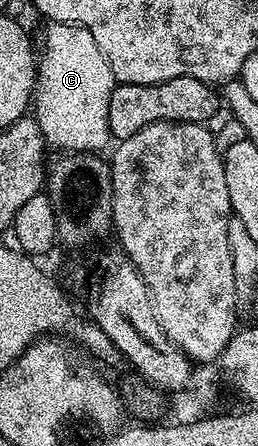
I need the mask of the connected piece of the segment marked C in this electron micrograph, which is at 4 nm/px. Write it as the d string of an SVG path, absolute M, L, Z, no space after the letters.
M54 22L46 25L47 33L43 36L43 53L37 56L37 79L33 93L33 115L41 126L44 141L51 144L55 150L64 153L90 152L98 153L99 148L112 139L109 130L109 98L116 86L115 75L107 59L101 54L93 34L79 24L57 24Z

